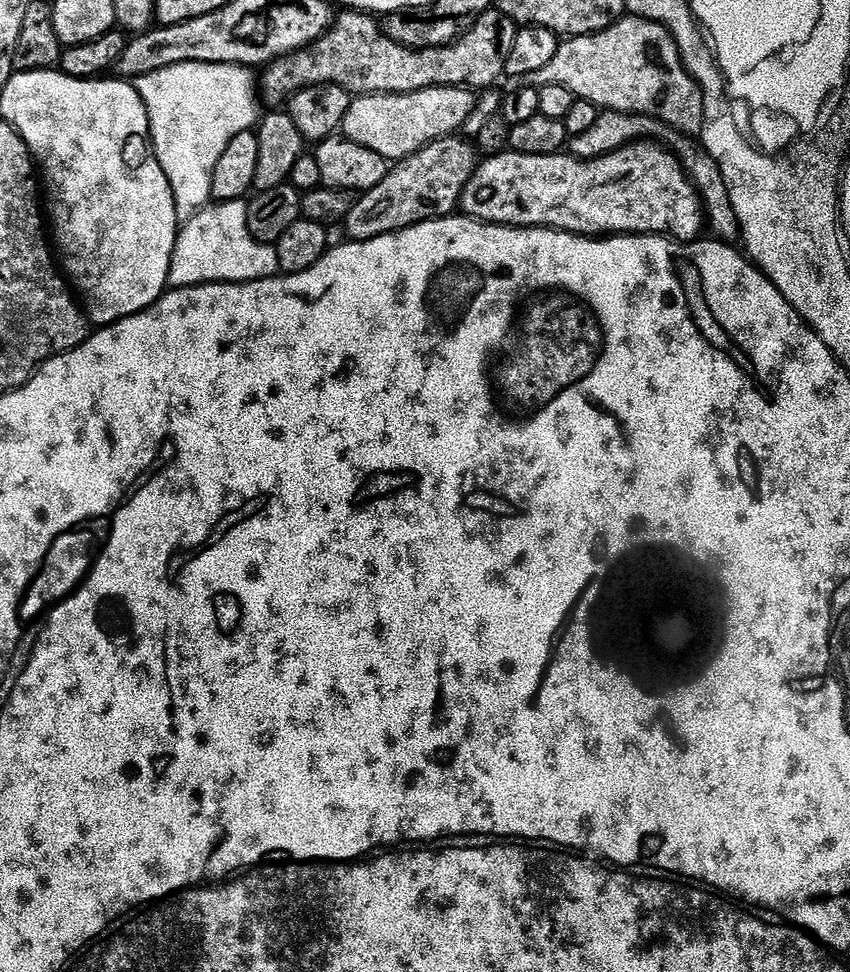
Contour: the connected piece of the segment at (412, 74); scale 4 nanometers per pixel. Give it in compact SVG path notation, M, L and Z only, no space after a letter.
M344 10L341 11L341 13L341 16L339 13L339 15L333 19L331 28L324 33L324 36L322 38L318 38L315 42L313 42L313 44L311 44L311 46L298 50L297 52L291 52L289 56L284 56L280 60L276 60L273 62L273 64L269 64L263 69L264 77L262 77L261 80L259 77L258 80L258 92L262 97L263 103L265 100L266 103L272 104L268 106L287 105L288 101L291 100L297 92L301 92L303 88L318 86L319 84L337 84L338 86L342 86L344 89L346 89L349 94L359 94L362 96L371 96L373 94L399 94L401 92L417 92L423 88L458 88L461 86L467 86L472 90L490 89L497 83L496 79L501 79L501 77L504 76L506 54L510 54L510 46L514 42L514 38L516 37L518 31L517 25L511 20L511 18L509 18L509 16L504 15L504 13L499 10L489 10L487 12L483 12L482 15L477 18L475 24L473 24L463 36L459 36L458 39L453 40L451 44L444 44L441 48L403 48L403 46L401 46L398 42L394 42L389 36L384 35L381 25L377 23L377 21L375 24L375 22L372 21L375 19L373 19L371 15L365 14L359 10Z

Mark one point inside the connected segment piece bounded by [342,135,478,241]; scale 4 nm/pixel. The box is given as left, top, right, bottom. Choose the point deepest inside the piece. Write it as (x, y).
(427, 185)

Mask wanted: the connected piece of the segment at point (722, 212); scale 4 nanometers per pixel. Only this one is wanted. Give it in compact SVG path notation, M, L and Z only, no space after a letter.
M604 110L597 115L594 126L590 126L590 130L586 130L583 134L571 137L566 148L578 160L593 160L596 156L616 152L619 148L625 148L626 145L643 141L645 138L659 142L665 149L671 150L679 160L684 175L692 181L692 186L700 198L707 227L709 229L712 227L711 235L721 242L735 241L740 236L740 223L734 214L734 208L730 206L730 196L722 174L703 147L693 137L692 141L683 131L669 128L661 120L654 120L651 116L631 116L624 112Z

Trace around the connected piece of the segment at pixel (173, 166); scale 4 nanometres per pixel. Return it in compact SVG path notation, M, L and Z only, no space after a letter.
M186 62L178 66L166 66L166 70L154 70L154 74L139 76L134 82L148 115L150 152L168 179L177 221L186 221L208 207L212 200L212 171L214 166L218 166L218 158L222 158L222 150L226 150L226 146L238 134L257 127L258 92L252 75L249 69L239 64Z

